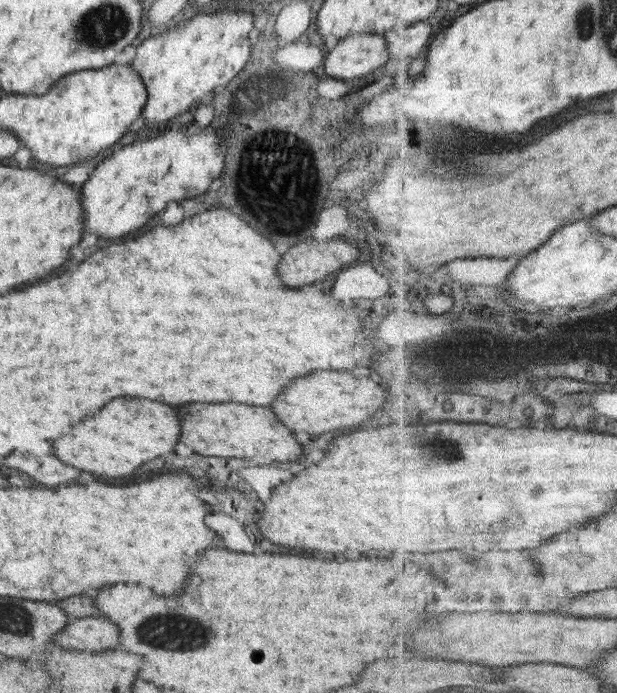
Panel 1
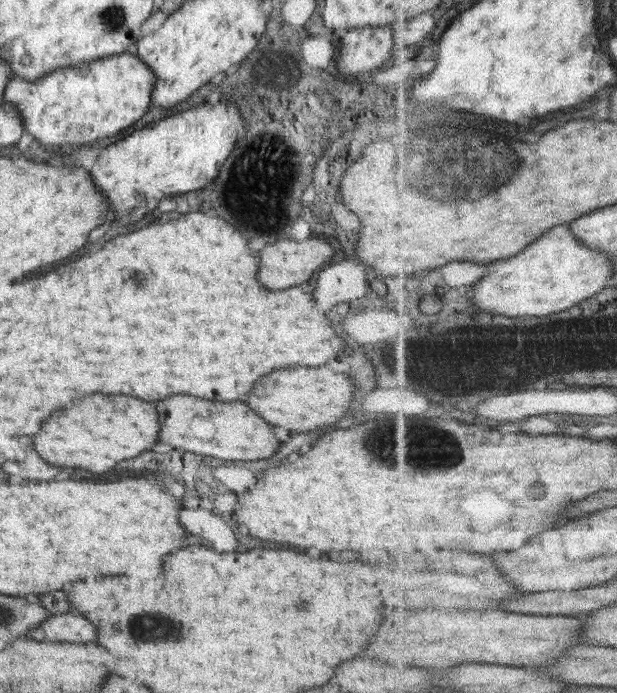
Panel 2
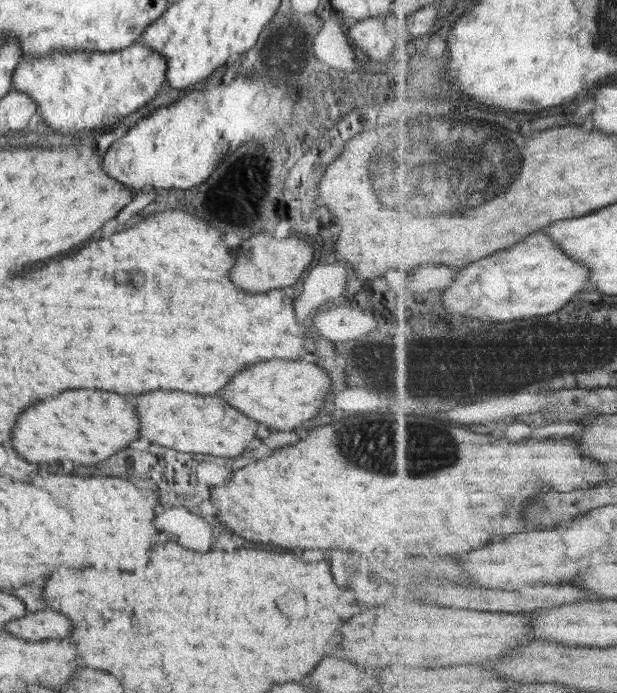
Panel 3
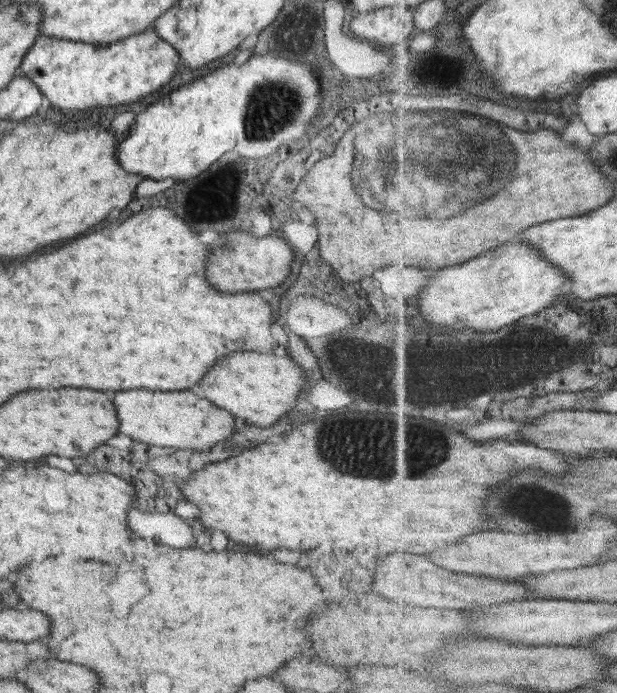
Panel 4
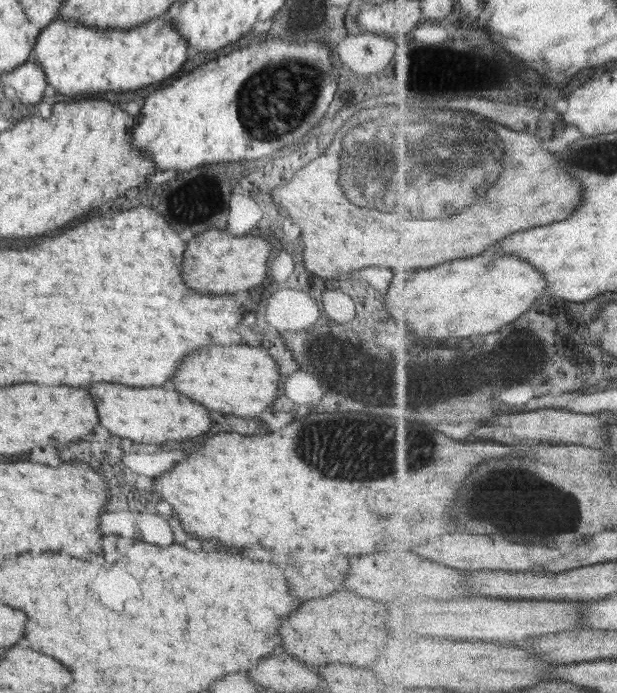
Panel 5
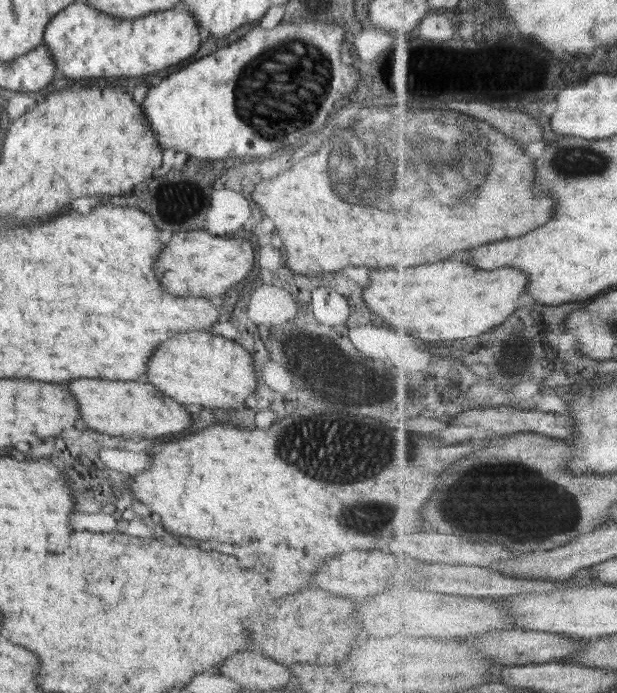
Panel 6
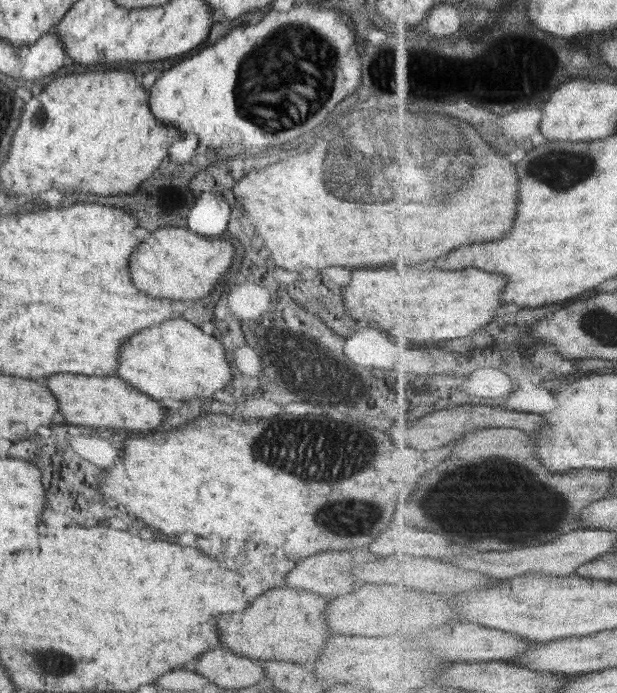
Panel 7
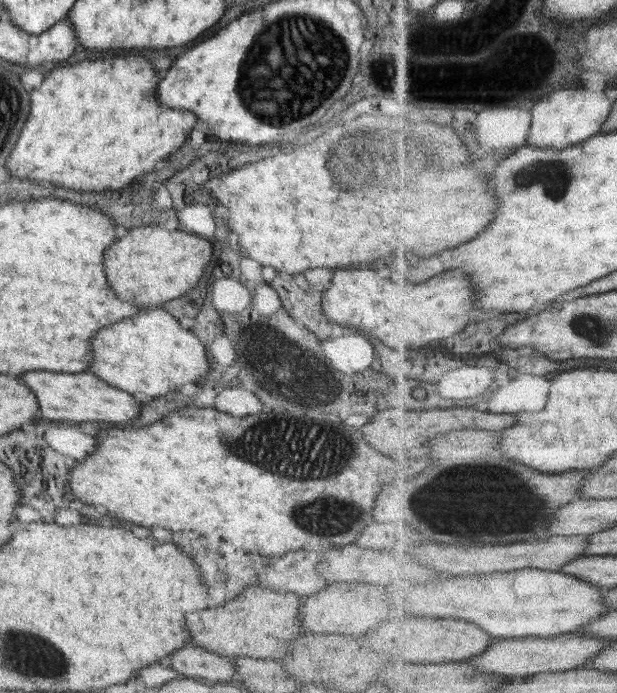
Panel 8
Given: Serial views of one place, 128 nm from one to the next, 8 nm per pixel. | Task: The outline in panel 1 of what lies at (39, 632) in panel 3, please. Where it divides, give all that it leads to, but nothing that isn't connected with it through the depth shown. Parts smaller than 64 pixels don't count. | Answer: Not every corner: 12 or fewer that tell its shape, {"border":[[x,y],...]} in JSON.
{"border":[[74,618],[54,634],[66,650],[119,648],[120,626]]}

